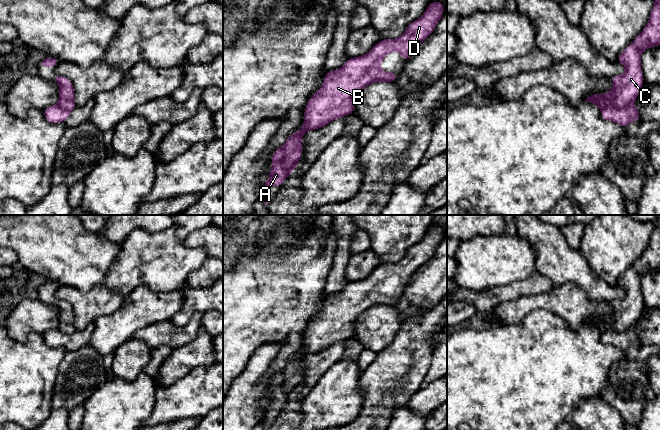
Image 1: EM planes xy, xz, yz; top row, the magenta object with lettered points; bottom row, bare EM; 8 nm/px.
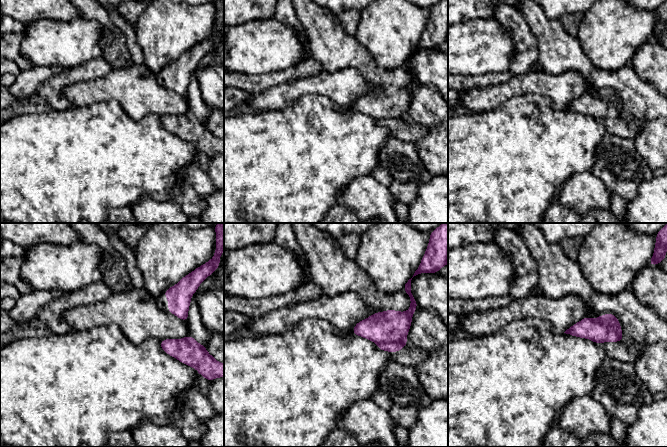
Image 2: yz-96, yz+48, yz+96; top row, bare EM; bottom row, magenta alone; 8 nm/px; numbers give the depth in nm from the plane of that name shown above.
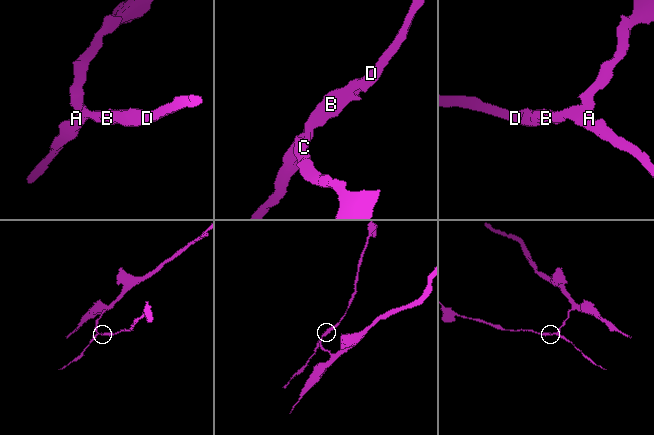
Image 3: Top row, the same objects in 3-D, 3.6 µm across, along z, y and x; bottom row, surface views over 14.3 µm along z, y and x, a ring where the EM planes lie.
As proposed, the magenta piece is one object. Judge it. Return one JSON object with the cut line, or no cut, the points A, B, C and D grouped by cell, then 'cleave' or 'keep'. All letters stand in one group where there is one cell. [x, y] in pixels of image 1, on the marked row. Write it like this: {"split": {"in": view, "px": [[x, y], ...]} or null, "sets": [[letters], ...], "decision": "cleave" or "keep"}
{"split": {"in": "yz", "px": [[633, 101], [622, 107], [604, 107], [601, 110]]}, "sets": [["A"], ["B", "C", "D"]], "decision": "cleave"}

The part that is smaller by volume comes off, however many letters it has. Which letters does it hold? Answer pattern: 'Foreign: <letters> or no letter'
Foreign: A

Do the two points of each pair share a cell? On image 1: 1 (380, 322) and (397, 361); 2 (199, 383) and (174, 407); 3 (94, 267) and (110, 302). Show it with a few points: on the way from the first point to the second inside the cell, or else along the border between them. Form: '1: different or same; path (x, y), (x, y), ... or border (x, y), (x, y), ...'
1: different; border (402, 323), (396, 336), (377, 353)
2: same; path (193, 389), (180, 401)
3: different; border (101, 283), (95, 284), (84, 292), (78, 289)

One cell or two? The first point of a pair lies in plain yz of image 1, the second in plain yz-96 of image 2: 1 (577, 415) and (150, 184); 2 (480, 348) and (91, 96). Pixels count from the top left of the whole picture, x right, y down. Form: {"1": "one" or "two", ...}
{"1": "two", "2": "two"}

